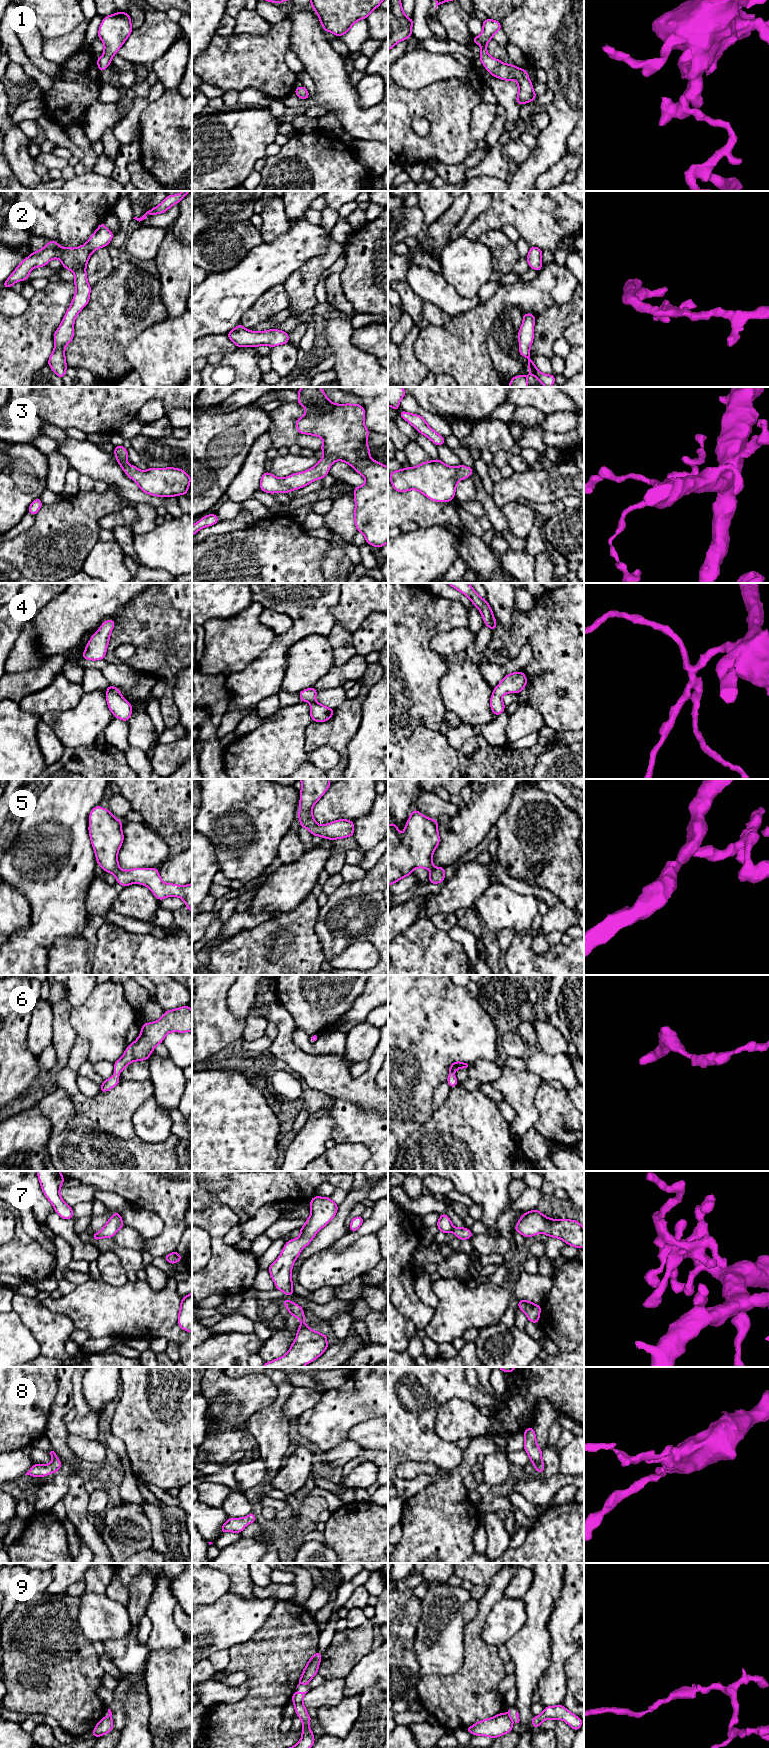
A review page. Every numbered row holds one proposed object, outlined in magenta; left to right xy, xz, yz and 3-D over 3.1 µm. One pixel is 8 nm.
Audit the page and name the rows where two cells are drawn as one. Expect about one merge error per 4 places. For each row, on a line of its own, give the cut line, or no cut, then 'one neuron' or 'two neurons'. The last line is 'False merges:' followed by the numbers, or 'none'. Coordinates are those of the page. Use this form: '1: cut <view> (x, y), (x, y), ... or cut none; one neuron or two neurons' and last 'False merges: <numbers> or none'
1: cut none; one neuron
2: cut none; one neuron
3: cut none; one neuron
4: cut none; one neuron
5: cut none; one neuron
6: cut none; one neuron
7: cut none; one neuron
8: cut none; one neuron
9: cut xy (108, 1716), (111, 1718); two neurons
False merges: 9

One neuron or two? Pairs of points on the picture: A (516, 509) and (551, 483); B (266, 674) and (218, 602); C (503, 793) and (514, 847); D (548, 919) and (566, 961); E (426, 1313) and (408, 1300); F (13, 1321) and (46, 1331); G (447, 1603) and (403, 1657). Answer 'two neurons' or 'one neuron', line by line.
A: two neurons
B: two neurons
C: two neurons
D: two neurons
E: one neuron
F: two neurons
G: two neurons

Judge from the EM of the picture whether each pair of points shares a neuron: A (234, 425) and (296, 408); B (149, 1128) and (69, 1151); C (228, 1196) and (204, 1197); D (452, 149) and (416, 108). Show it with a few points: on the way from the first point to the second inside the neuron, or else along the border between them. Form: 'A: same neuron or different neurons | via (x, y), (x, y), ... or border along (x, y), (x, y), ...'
A: different neurons | border along (267, 413), (270, 419), (268, 431)
B: different neurons | border along (136, 1109), (132, 1116), (134, 1133), (155, 1144)
C: same neuron | via (222, 1196), (210, 1197)
D: same neuron | via (450, 136), (447, 133), (447, 129), (429, 111)

